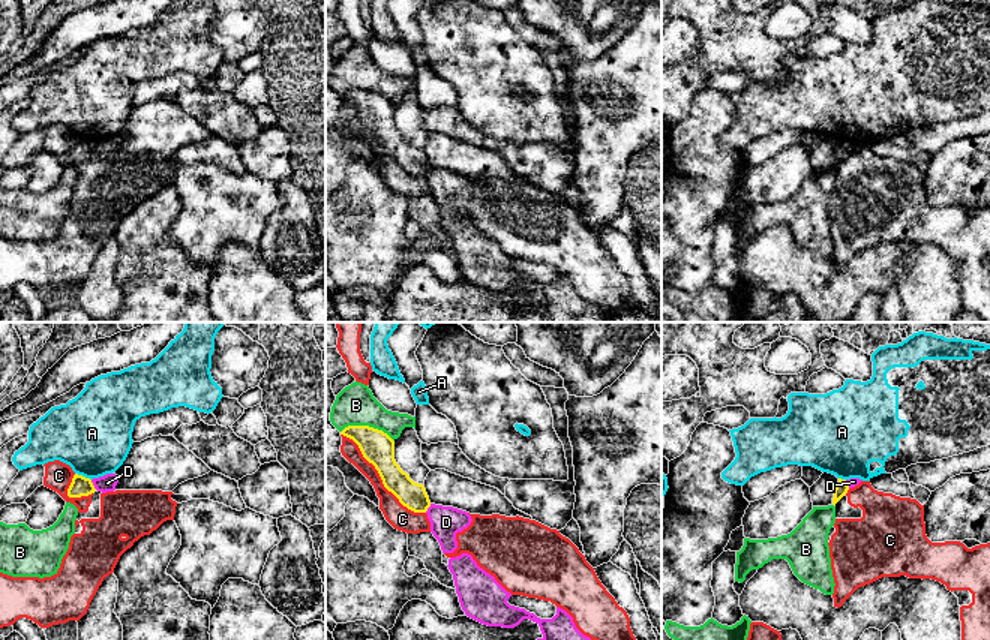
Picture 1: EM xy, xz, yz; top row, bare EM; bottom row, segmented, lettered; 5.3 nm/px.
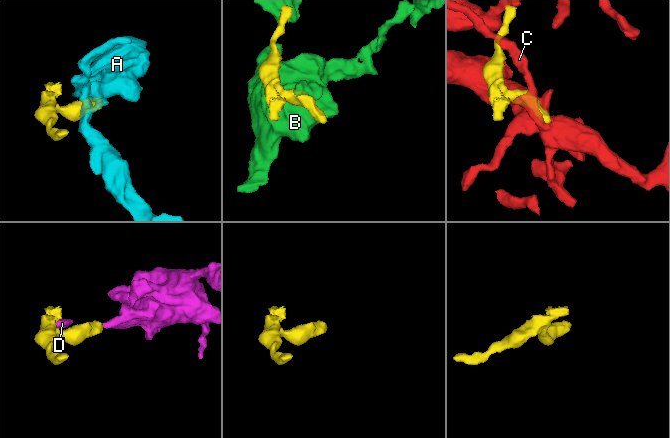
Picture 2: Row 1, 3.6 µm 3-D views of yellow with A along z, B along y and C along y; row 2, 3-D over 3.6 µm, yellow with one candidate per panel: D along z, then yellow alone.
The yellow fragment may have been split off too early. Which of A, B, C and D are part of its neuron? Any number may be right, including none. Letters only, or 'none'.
none

